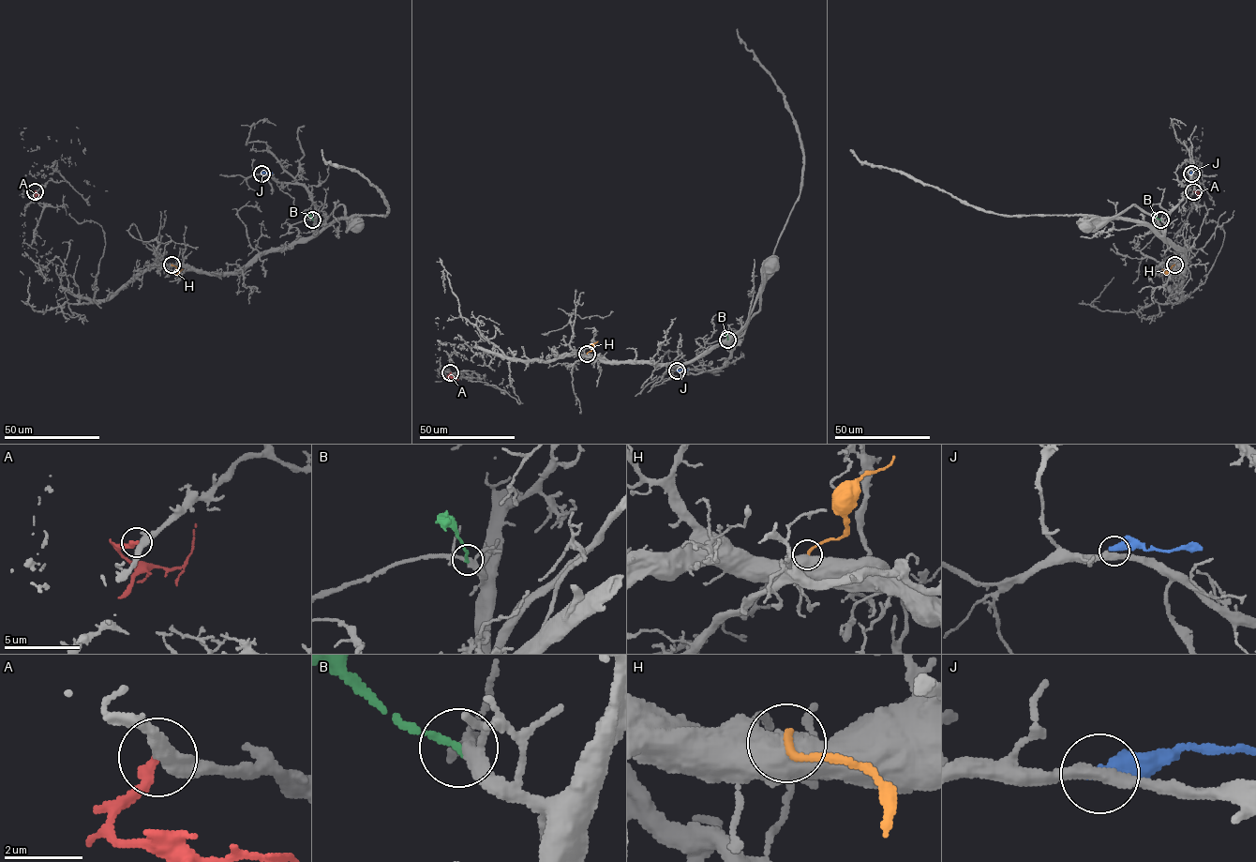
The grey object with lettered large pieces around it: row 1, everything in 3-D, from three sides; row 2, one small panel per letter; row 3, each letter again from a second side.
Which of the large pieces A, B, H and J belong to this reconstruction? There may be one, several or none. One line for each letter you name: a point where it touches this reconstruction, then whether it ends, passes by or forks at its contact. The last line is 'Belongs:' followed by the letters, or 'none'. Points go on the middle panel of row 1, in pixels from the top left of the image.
Belongs: none

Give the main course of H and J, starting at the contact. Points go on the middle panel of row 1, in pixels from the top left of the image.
H: (587, 354), (598, 340)
J: (677, 370), (688, 370)

